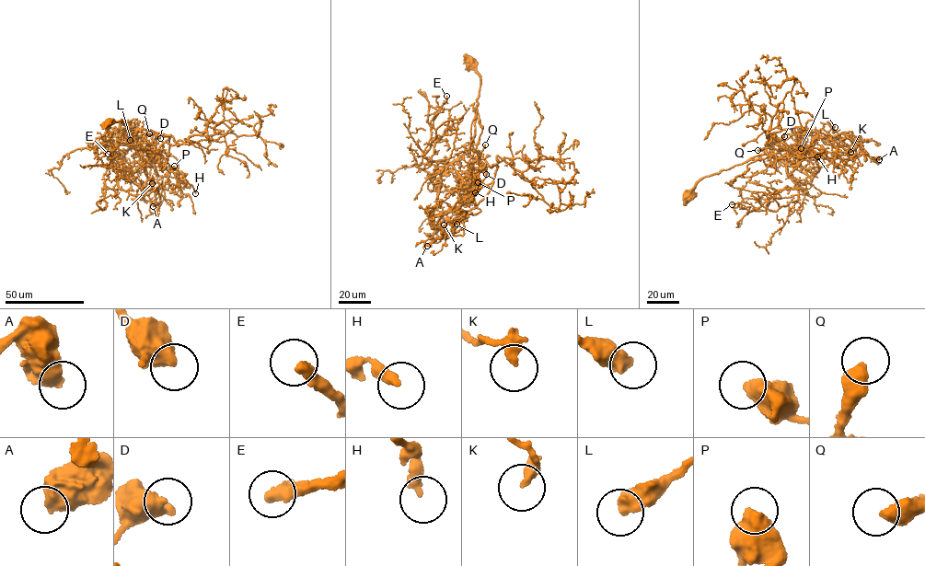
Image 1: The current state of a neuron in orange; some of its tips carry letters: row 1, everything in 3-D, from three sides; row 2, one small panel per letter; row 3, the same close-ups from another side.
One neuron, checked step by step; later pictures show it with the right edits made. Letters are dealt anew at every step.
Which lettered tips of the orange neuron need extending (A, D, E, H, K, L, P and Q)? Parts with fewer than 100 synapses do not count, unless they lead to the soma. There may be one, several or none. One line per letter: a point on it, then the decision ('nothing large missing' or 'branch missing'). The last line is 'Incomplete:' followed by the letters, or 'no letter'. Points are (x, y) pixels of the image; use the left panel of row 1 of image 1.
A: at (153, 206); nothing large missing
D: at (160, 138); nothing large missing
E: at (108, 154); nothing large missing
H: at (195, 193); nothing large missing
K: at (152, 183); nothing large missing
L: at (130, 140); nothing large missing
P: at (174, 166); nothing large missing
Q: at (149, 133); branch missing
Incomplete: Q

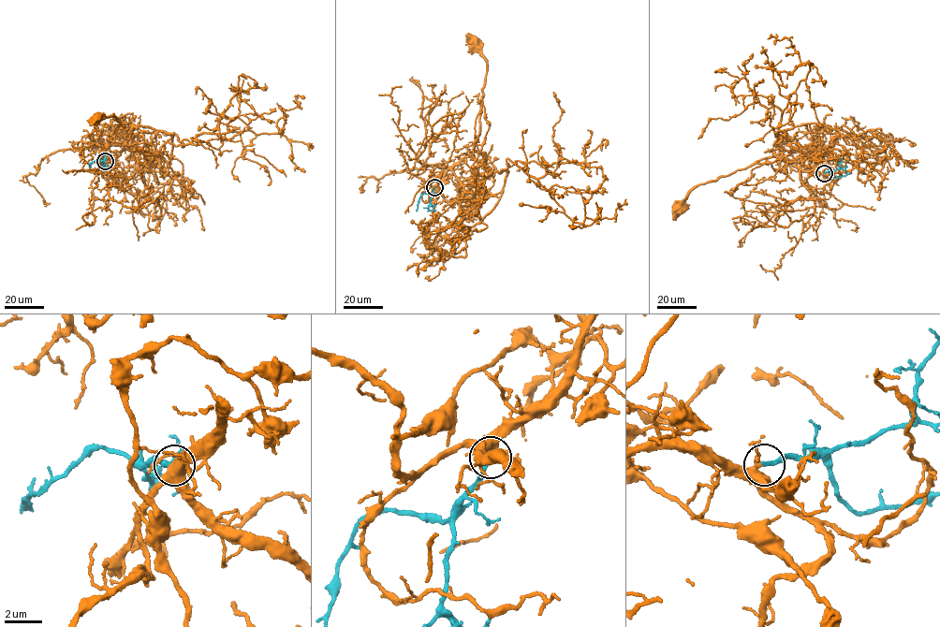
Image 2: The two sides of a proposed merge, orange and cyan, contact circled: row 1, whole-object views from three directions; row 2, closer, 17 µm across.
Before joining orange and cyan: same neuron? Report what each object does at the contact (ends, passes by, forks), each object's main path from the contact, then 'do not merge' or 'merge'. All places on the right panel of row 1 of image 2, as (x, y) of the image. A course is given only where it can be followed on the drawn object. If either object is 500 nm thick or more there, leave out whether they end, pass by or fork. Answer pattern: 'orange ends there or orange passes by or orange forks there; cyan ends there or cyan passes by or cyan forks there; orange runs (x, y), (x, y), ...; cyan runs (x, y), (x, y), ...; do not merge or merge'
orange forks there; cyan ends there; orange runs (824, 173), (800, 170), (771, 156), (696, 186), (680, 203), (679, 208); cyan runs (824, 173), (830, 171), (833, 178), (850, 173); merge

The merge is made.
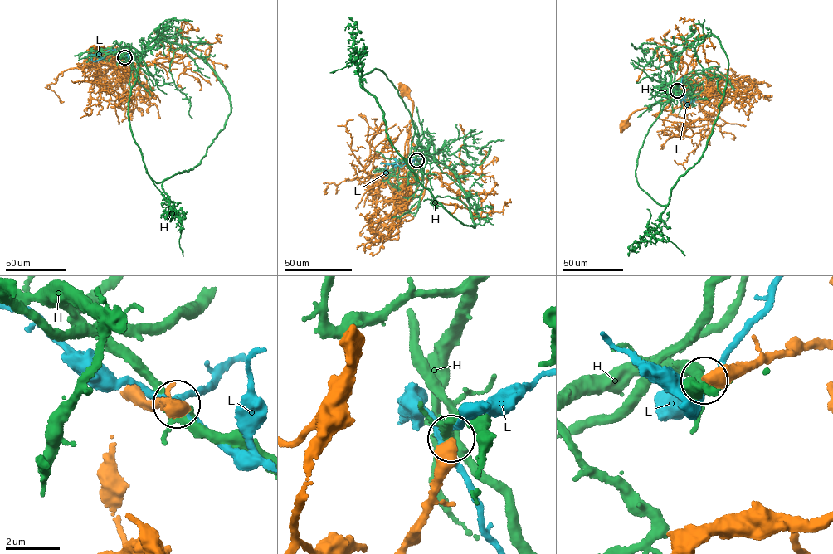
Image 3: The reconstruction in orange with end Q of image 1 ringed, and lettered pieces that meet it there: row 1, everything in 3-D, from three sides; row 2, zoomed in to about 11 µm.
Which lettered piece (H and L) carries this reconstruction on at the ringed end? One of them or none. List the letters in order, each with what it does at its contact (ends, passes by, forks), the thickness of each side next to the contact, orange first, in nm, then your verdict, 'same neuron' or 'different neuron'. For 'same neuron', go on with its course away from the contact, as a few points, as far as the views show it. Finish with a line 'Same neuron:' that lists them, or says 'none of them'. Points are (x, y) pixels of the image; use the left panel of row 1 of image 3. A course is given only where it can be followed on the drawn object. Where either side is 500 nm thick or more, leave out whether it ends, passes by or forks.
H: calibres 550 and 280 nm; different neuron
L: calibres 700 and 220 nm; different neuron
Same neuron: none of them

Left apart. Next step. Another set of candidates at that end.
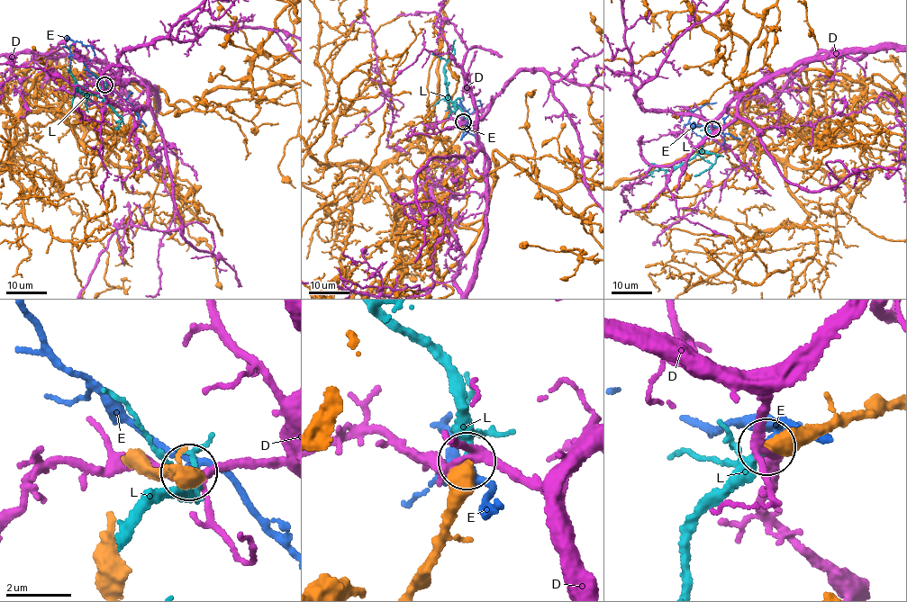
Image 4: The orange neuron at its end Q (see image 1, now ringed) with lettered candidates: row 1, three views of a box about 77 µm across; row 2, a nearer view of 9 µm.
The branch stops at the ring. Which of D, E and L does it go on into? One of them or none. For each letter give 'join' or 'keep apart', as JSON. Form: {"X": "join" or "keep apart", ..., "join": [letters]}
{"D": "keep apart", "E": "keep apart", "L": "join", "join": ["L"]}

